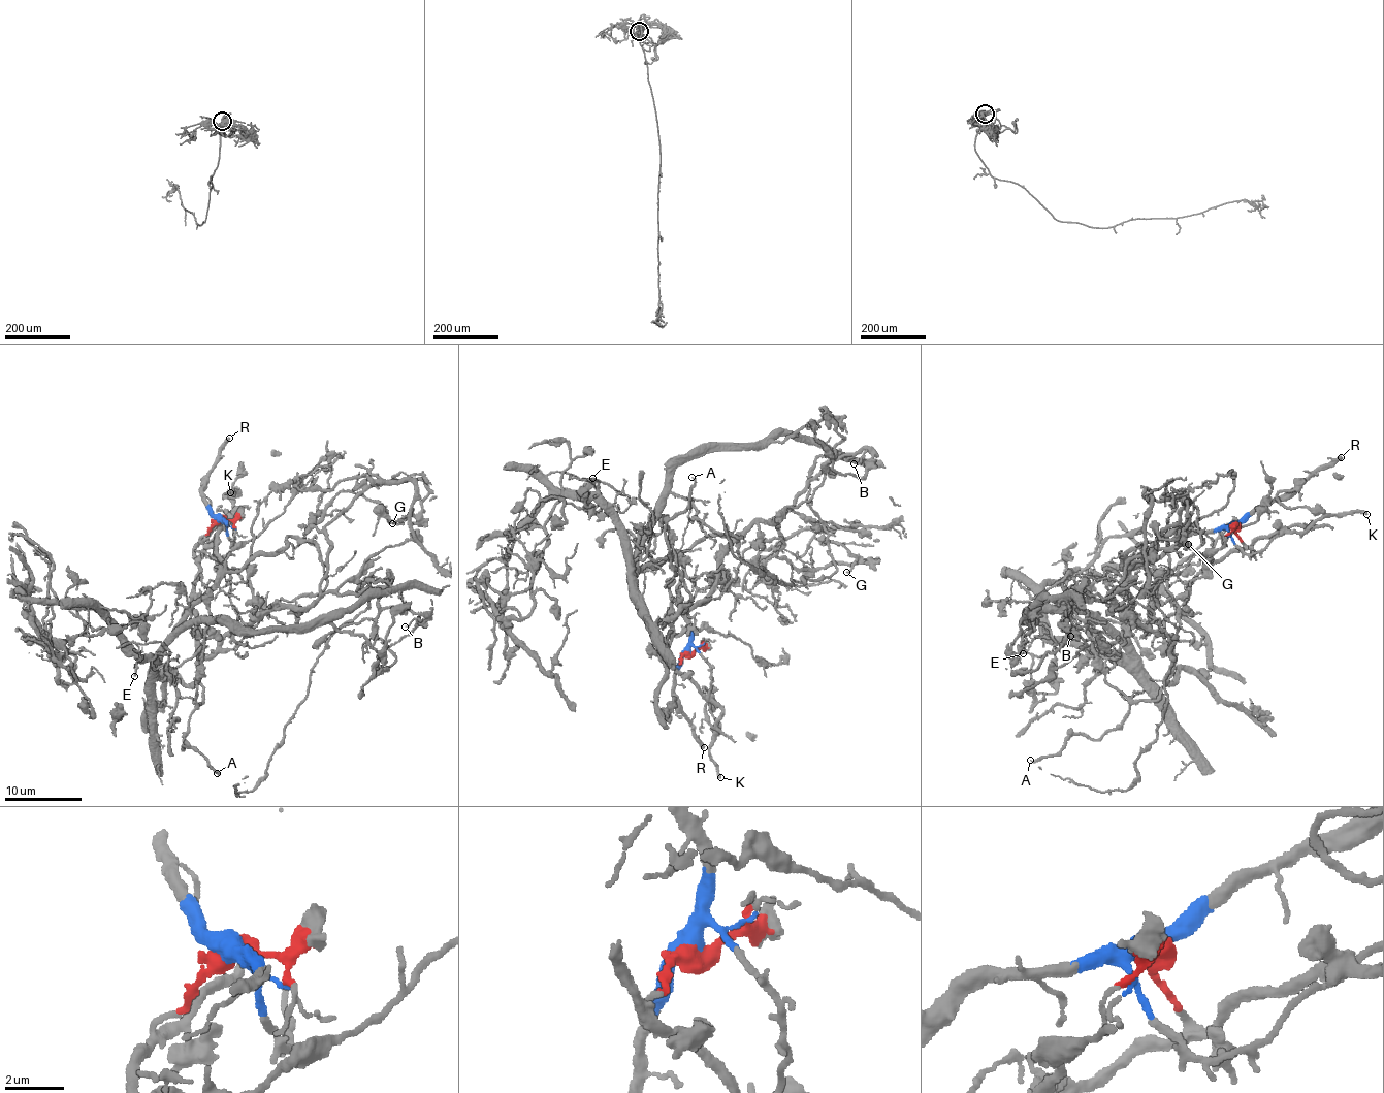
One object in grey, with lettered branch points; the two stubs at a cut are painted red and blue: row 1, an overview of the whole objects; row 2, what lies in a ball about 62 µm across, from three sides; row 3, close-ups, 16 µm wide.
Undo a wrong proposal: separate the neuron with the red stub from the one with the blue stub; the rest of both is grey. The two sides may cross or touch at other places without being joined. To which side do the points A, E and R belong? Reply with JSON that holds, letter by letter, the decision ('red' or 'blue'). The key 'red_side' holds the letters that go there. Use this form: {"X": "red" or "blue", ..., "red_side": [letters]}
{"A": "red", "E": "blue", "R": "blue", "red_side": ["A"]}

